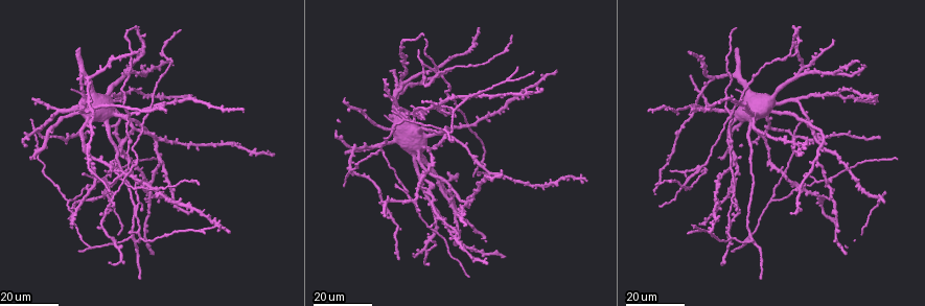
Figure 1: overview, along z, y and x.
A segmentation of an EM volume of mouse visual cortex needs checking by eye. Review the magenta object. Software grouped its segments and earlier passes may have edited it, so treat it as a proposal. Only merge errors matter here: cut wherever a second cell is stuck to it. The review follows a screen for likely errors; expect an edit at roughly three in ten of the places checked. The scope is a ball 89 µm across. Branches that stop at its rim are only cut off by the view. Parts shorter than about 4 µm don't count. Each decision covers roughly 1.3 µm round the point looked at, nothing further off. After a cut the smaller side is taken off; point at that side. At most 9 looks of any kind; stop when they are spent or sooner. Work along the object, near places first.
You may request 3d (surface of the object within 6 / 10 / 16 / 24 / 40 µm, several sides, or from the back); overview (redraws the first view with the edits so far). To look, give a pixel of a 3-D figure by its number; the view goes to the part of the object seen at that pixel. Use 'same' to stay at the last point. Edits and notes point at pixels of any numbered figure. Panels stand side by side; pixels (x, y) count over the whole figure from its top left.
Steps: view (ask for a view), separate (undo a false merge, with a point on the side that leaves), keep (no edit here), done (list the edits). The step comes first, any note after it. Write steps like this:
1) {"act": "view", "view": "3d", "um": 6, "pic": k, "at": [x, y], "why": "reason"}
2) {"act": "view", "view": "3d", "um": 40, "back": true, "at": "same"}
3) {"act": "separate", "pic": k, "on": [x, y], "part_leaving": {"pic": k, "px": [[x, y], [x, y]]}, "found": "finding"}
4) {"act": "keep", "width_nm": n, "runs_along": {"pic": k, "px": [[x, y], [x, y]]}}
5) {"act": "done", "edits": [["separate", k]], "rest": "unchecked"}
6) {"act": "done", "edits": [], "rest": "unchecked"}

{"act": "view", "view": "3d", "um": 16, "pic": 1, "at": [194, 232], "why": "branch point"}

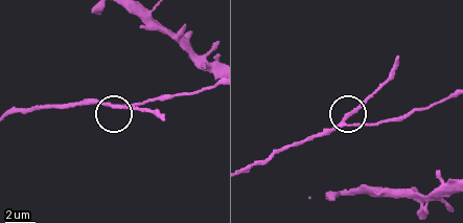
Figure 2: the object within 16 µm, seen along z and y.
{"act": "view", "view": "3d", "um": 6, "pic": 2, "at": [110, 106]}

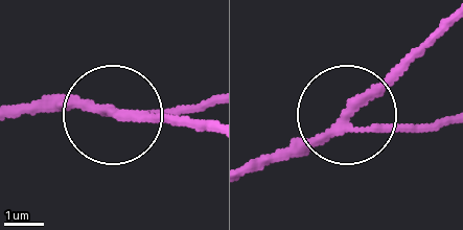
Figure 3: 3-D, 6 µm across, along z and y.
{"act": "keep", "width_nm": 210, "runs_along": {"pic": 3, "px": [[254, 171], [315, 142], [441, 25]]}, "found": "continuous, no second cell"}

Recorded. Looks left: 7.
{"act": "view", "view": "3d", "um": 16, "pic": 1, "at": [444, 129], "why": "three arms meet"}

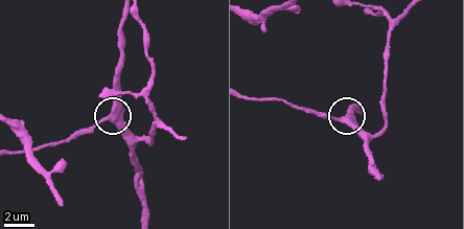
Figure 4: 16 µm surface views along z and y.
{"act": "view", "view": "3d", "um": 6, "pic": 4, "at": [110, 119]}

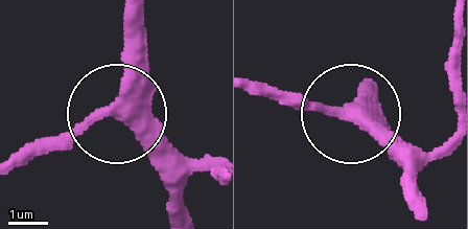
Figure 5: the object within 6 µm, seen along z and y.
{"act": "keep", "width_nm": 360, "found": "one cell here"}

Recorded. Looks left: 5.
{"act": "view", "view": "3d", "um": 24, "pic": 1, "at": [815, 180], "why": "two arms in line, one across"}

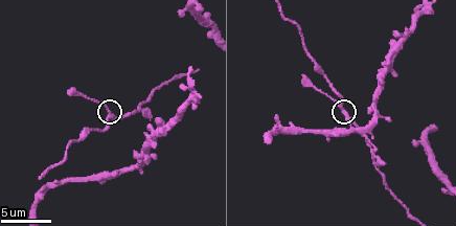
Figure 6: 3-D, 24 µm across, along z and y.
{"act": "view", "view": "3d", "um": 6, "pic": 6, "at": [342, 110], "why": "zoom in"}

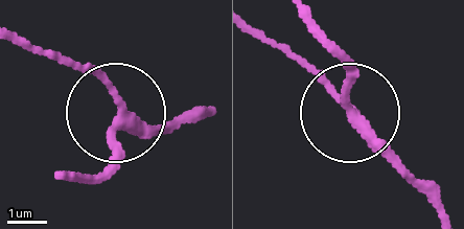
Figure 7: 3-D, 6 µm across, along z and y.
{"act": "keep", "width_nm": 230, "found": "all the same cell"}

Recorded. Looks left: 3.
{"act": "view", "view": "3d", "um": 24, "pic": 1, "at": [124, 174], "why": "four or more arms meet"}

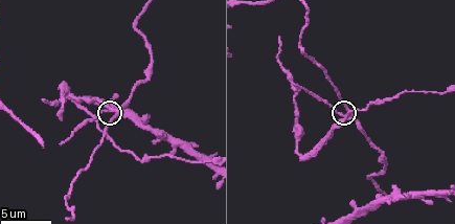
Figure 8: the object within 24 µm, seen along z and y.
{"act": "view", "view": "3d", "um": 6, "pic": 8, "at": [114, 108]}

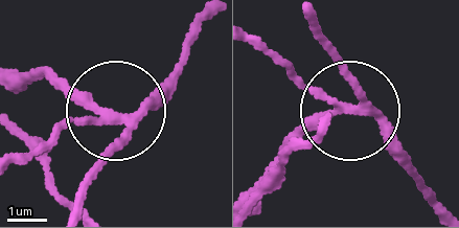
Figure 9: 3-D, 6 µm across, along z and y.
{"act": "separate", "pic": 9, "on": [75, 98], "part_leaving": {"pic": 9, "px": [[124, 116], [98, 113], [51, 76], [18, 76]]}, "found": "a second cell is stuck on"}

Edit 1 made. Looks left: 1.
{"act": "done", "edits": [["separate", 9]], "rest": "unchecked"}

